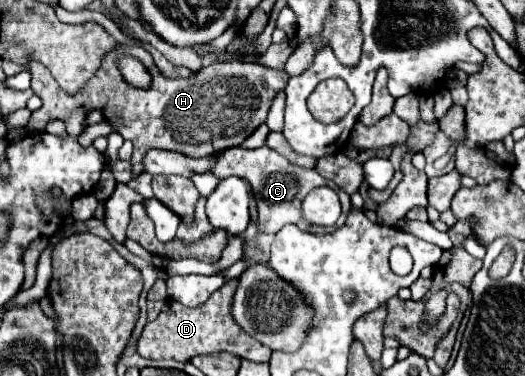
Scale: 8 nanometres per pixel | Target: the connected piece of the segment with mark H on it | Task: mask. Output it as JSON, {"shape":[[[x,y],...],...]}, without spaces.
{"shape":[[[119,45],[125,53],[143,59],[143,65],[149,69],[153,83],[145,89],[135,89],[119,73],[117,67],[117,51],[111,51],[107,59],[103,59],[101,69],[89,83],[75,95],[67,95],[59,89],[59,85],[47,67],[41,63],[29,63],[31,67],[31,89],[41,97],[41,109],[33,111],[27,131],[43,133],[45,125],[51,119],[67,119],[75,107],[87,105],[105,115],[109,125],[133,143],[131,171],[133,177],[143,173],[143,155],[149,149],[169,149],[183,153],[187,157],[207,157],[227,147],[239,147],[261,123],[267,119],[267,111],[277,97],[287,87],[289,75],[285,71],[267,69],[253,63],[227,61],[203,67],[199,73],[187,79],[167,79],[159,73],[153,63],[153,57],[143,47],[127,47]]]}

